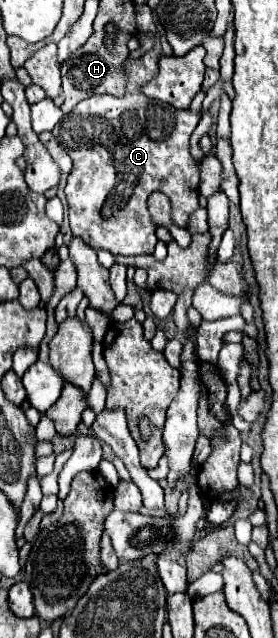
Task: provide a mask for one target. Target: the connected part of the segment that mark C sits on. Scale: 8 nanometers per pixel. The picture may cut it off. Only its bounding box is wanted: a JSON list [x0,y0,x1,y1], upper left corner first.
[58,42,200,256]

